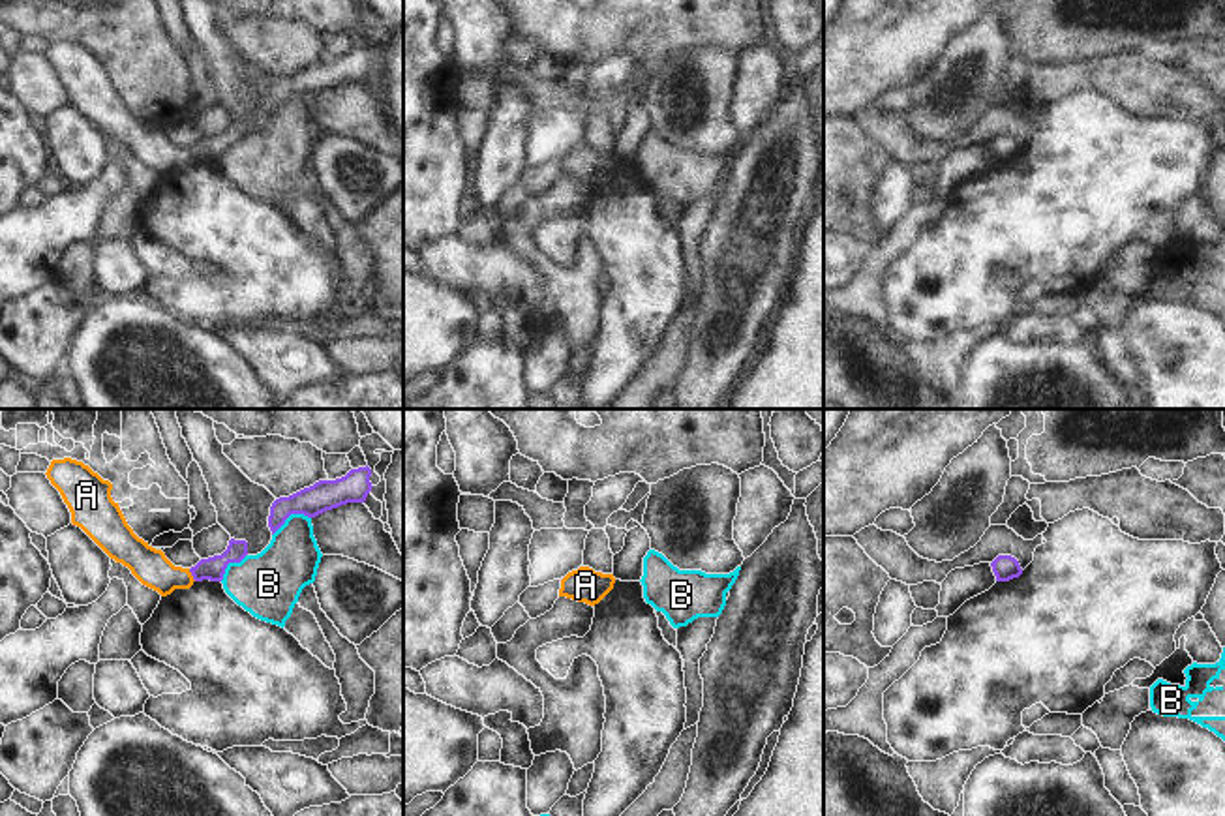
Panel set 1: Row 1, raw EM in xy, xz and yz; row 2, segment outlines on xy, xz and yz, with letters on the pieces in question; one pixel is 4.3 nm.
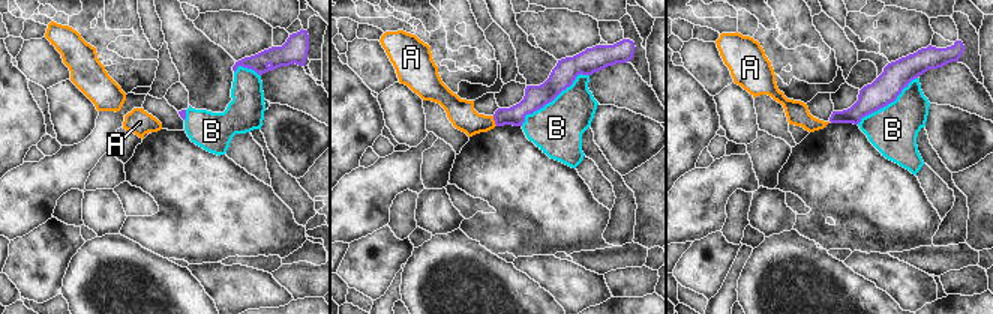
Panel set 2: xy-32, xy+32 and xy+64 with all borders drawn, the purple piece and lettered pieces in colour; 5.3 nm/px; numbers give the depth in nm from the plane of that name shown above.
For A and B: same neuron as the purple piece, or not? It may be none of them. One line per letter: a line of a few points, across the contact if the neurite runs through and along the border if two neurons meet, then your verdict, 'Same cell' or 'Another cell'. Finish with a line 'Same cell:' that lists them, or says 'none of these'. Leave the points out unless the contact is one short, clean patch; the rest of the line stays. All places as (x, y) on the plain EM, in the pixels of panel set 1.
A: Line: xy (212, 149), (192, 154), (160, 154), (151, 147). Same cell
B: Line: xy (310, 96), (291, 94), (272, 115). Another cell
Same cell: A.

